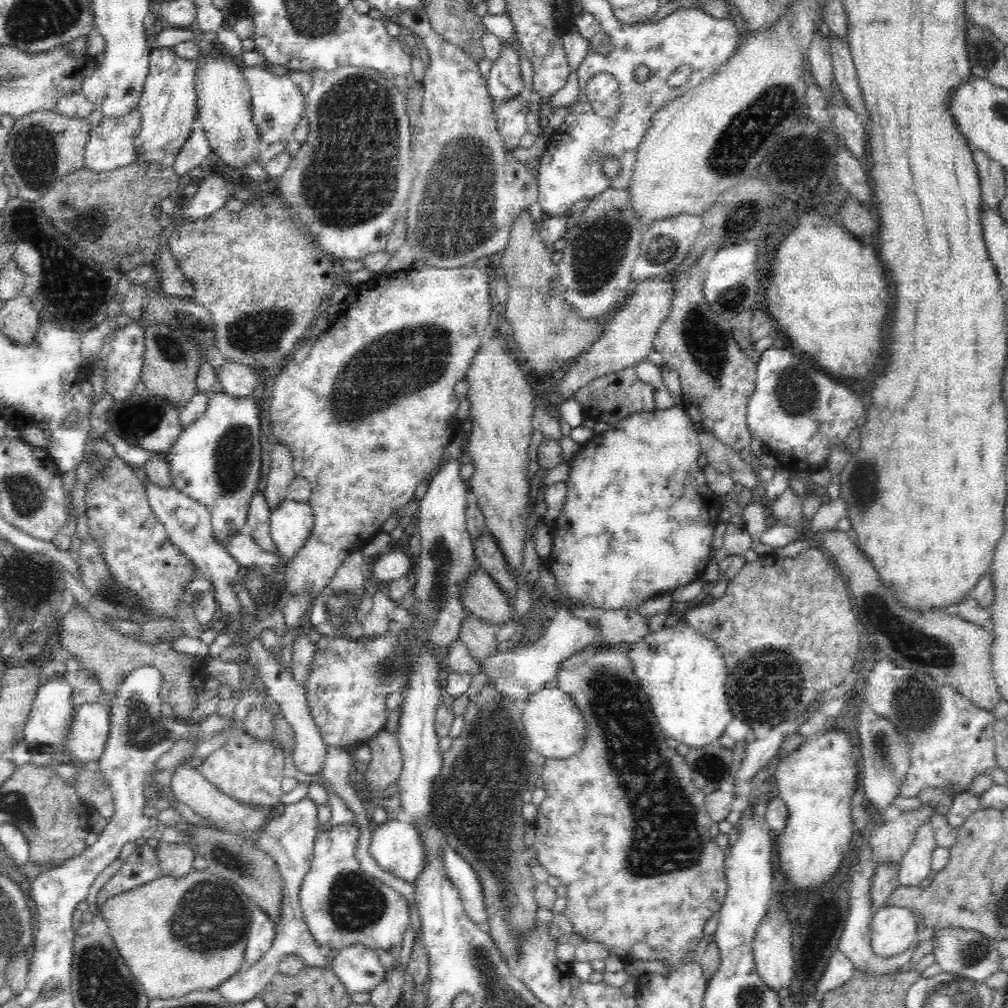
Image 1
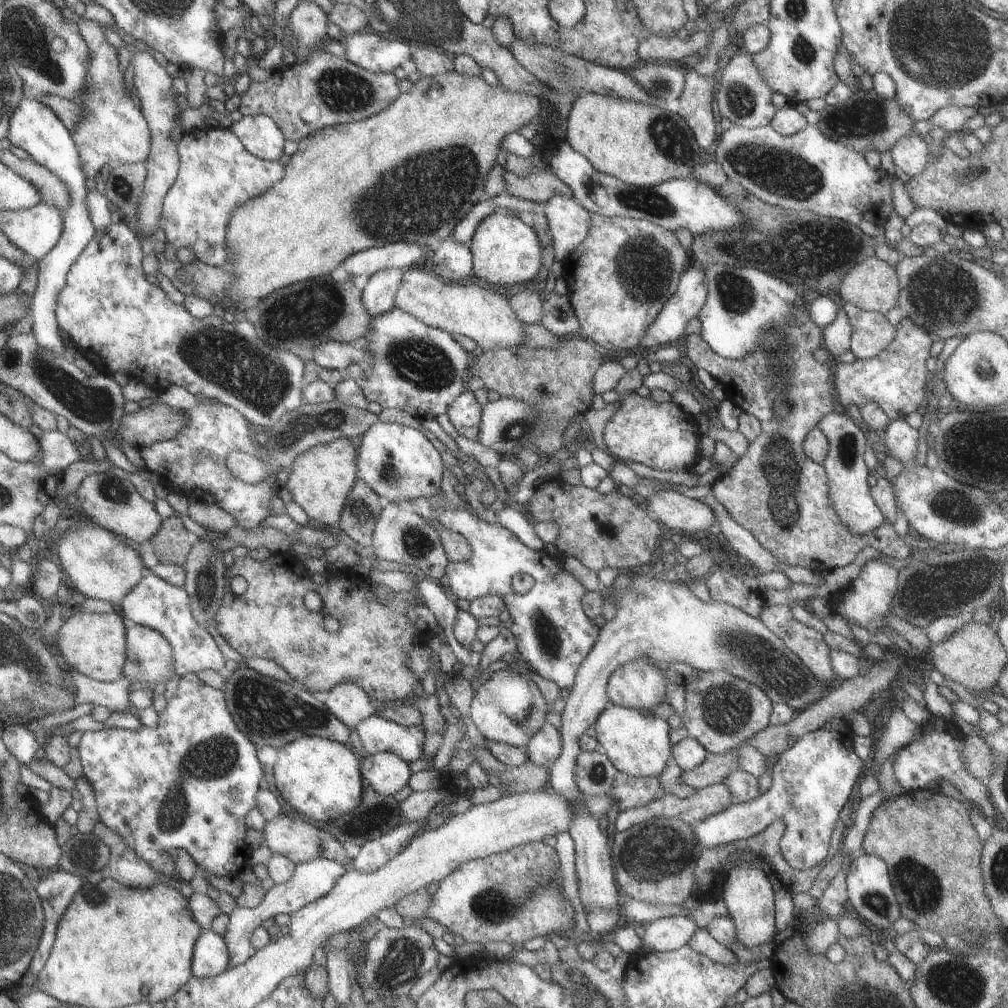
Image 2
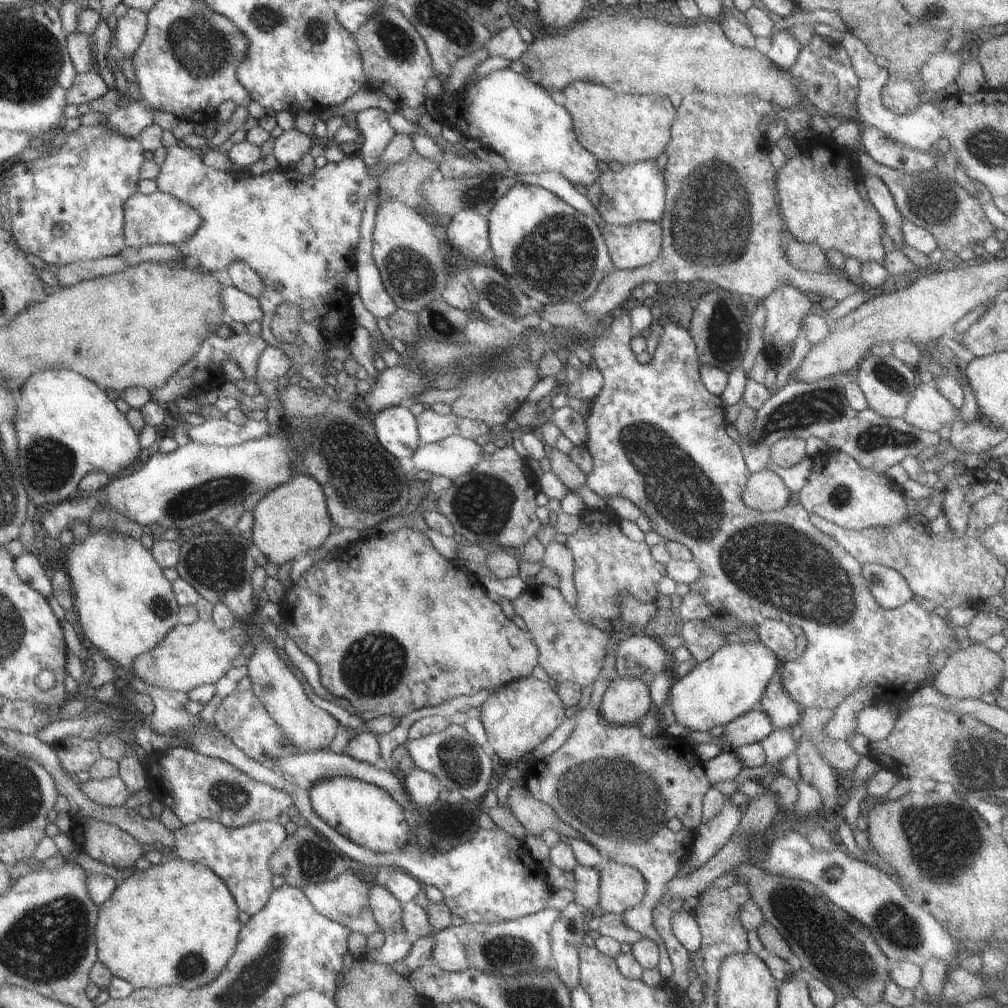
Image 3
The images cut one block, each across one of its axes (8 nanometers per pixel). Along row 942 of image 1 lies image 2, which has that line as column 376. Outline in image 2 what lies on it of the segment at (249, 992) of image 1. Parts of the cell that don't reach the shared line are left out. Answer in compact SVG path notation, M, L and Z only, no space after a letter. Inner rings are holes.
M393 268L393 270L379 270L373 276L369 276L367 284L363 286L361 302L371 318L385 314L393 308L393 298L399 288L399 282L403 280L403 272L405 272L403 268Z

